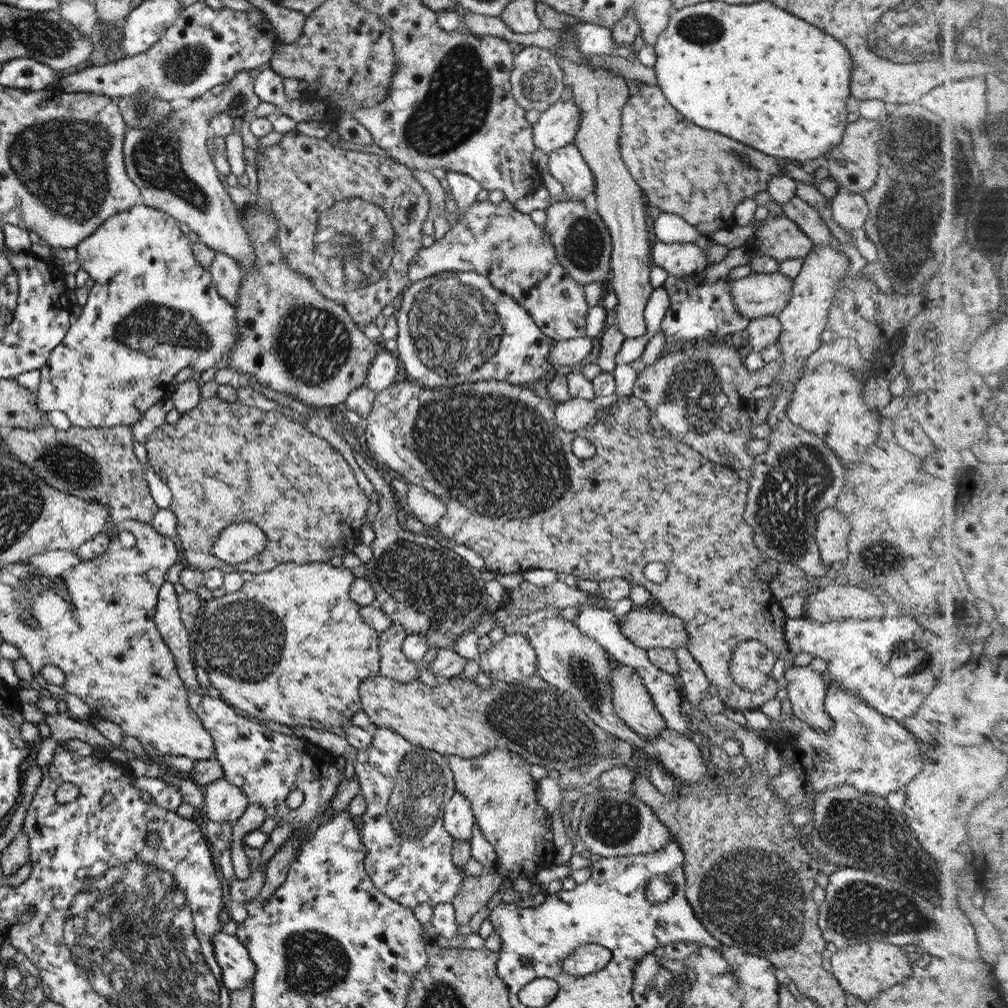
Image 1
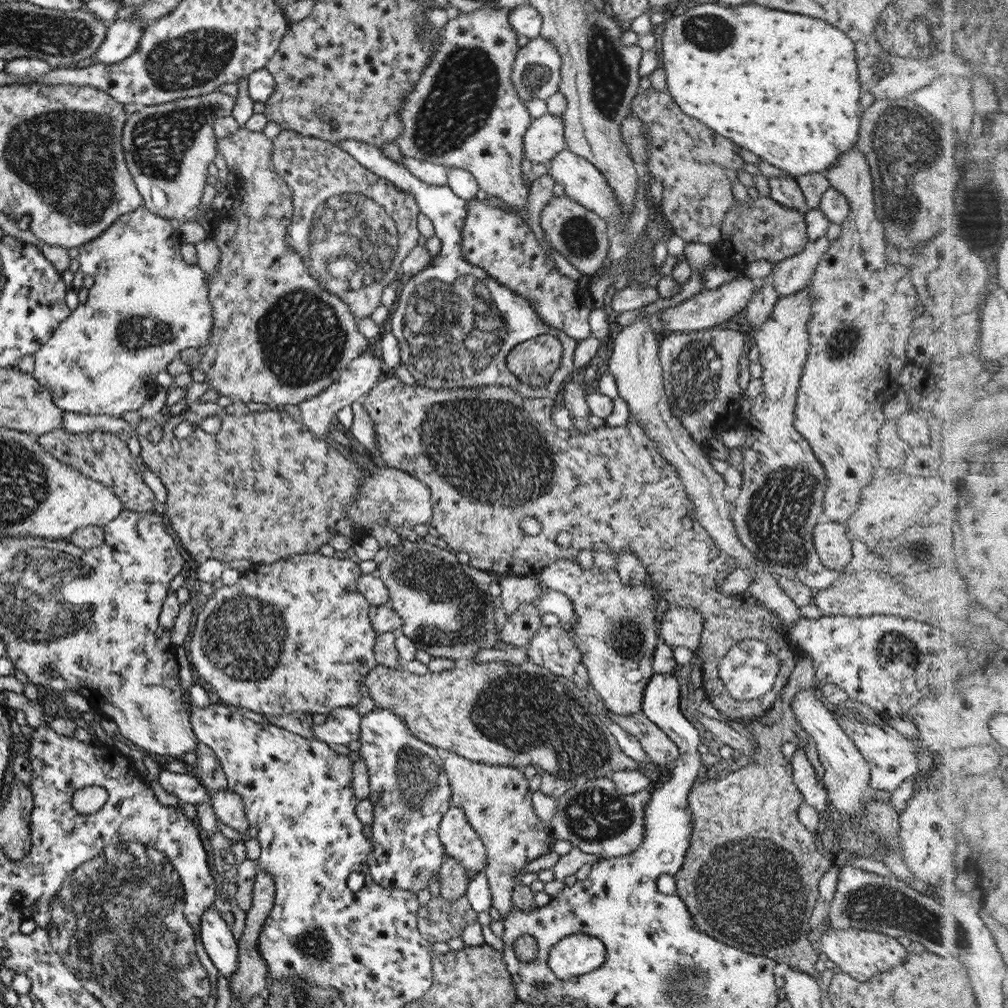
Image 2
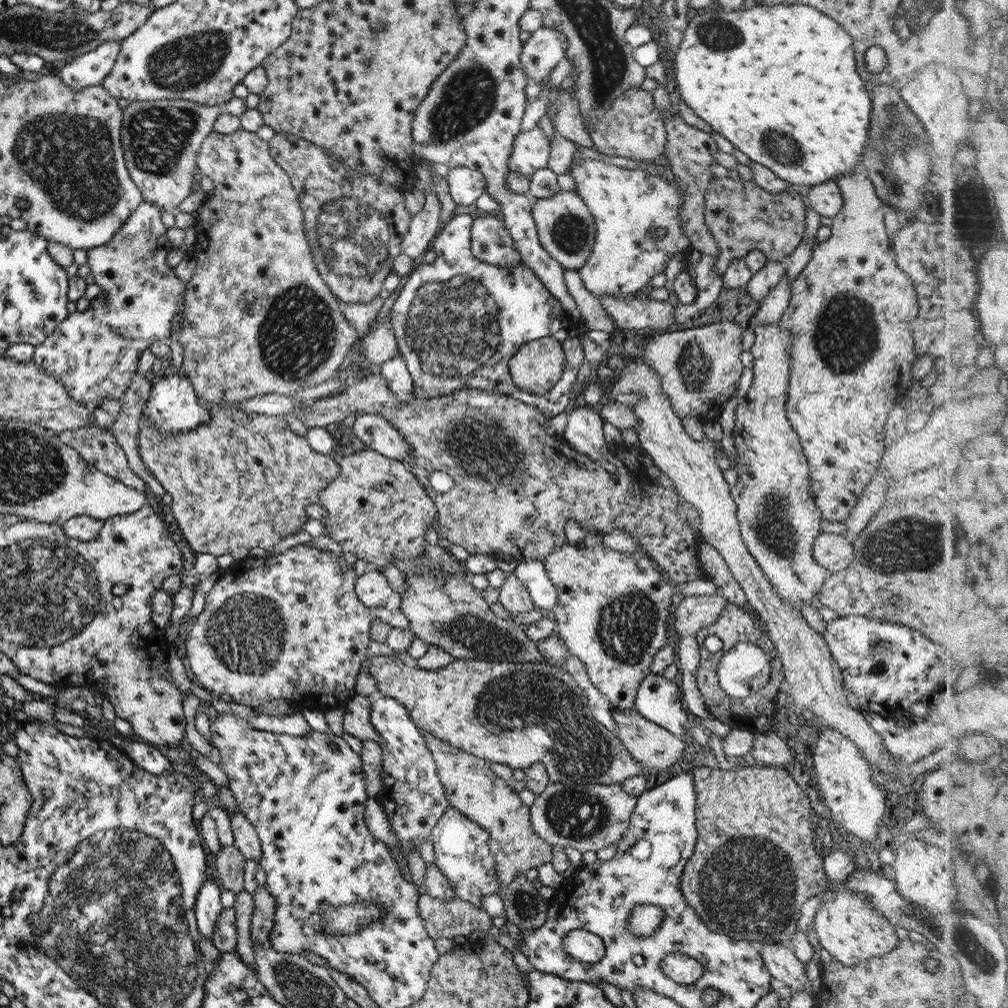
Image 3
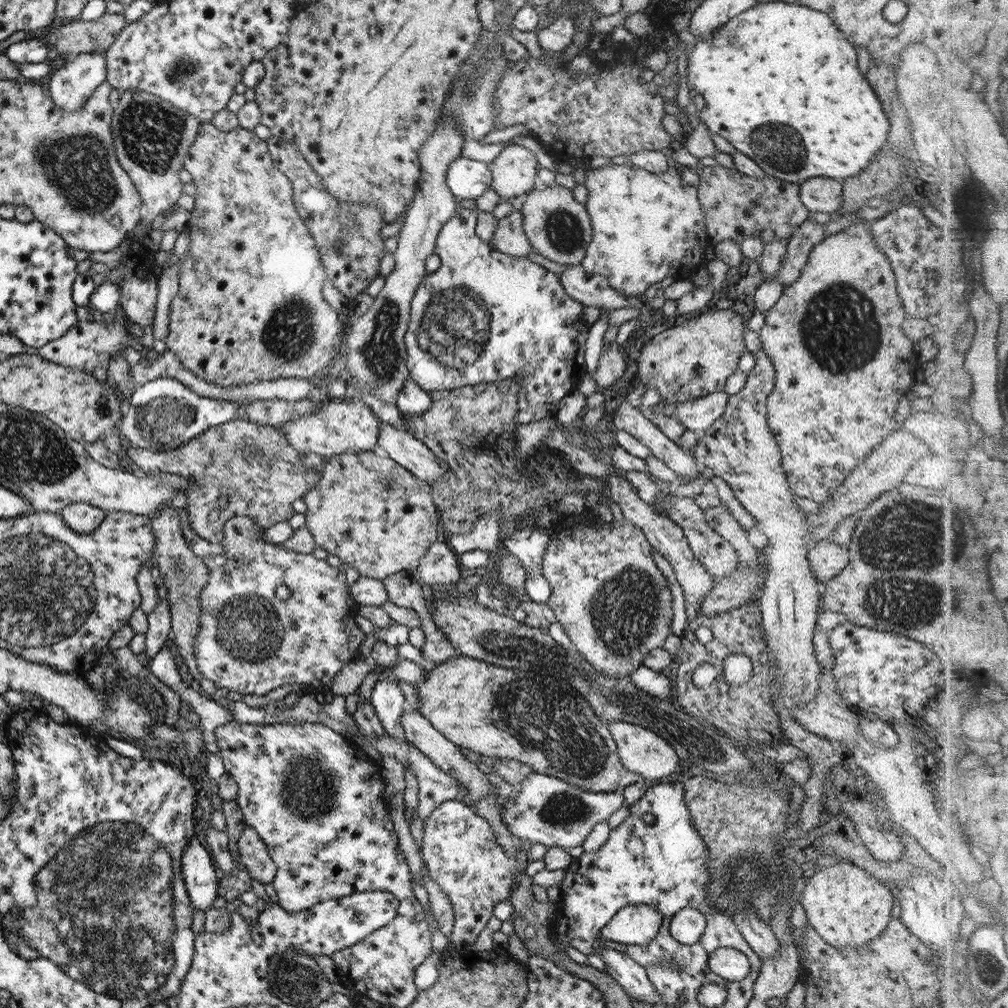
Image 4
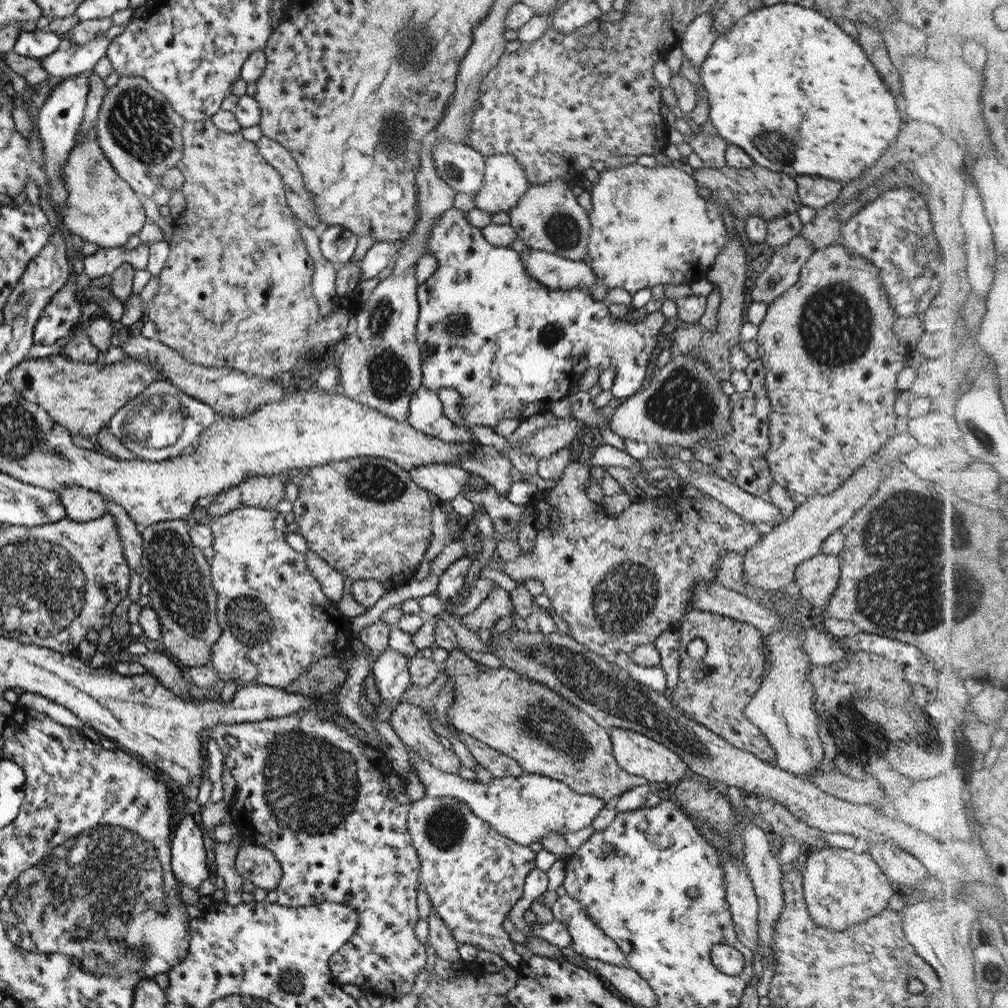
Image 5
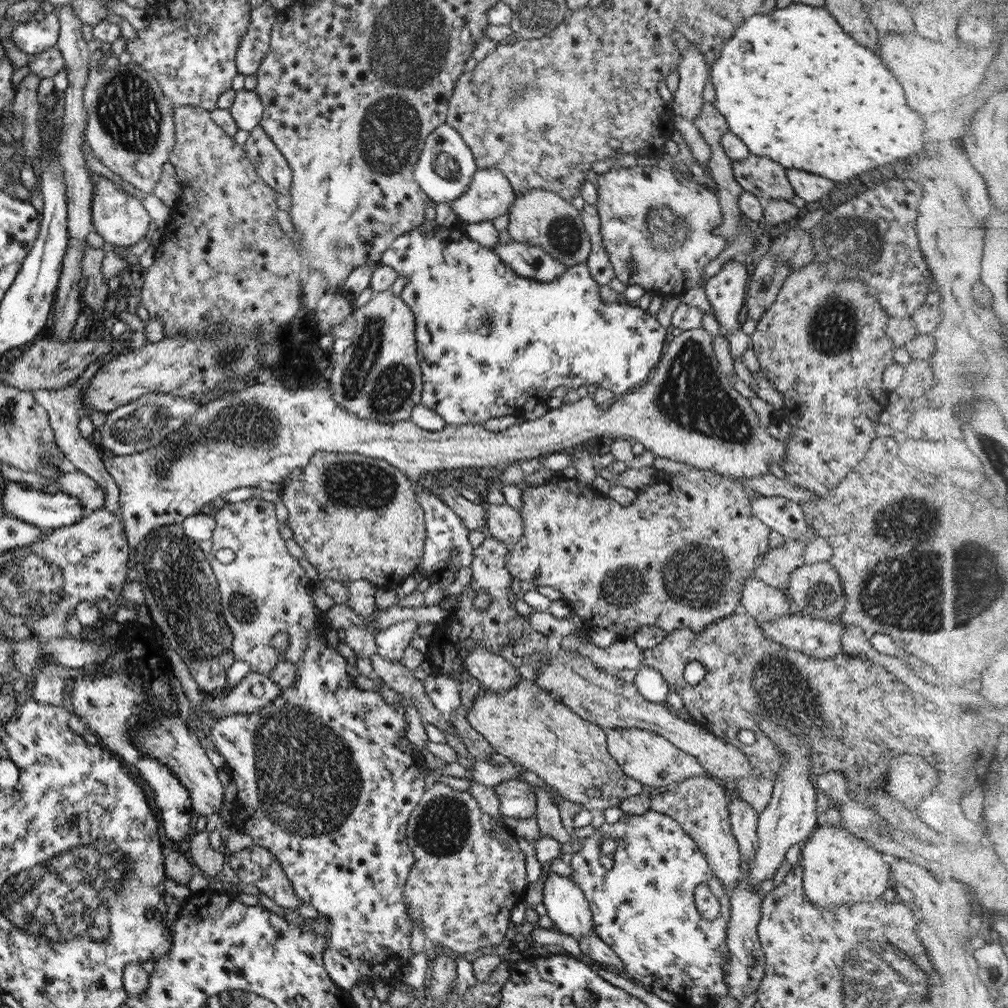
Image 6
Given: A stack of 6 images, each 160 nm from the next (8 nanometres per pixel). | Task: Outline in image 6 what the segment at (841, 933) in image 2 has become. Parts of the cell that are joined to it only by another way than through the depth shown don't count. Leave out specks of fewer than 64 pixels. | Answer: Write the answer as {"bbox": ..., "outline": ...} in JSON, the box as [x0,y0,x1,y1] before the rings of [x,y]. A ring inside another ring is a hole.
{"bbox":[799,825,891,911],"outline":[[[816,825],[799,850],[802,889],[808,901],[819,909],[833,911],[843,904],[873,902],[891,885],[888,859],[840,826]]]}

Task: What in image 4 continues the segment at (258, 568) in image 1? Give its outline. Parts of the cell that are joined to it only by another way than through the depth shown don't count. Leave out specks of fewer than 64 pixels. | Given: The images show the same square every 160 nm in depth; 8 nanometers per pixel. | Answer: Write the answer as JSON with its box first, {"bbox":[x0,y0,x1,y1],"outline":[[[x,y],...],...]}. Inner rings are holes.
{"bbox":[120,418,321,544],"outline":[[[236,418],[221,425],[209,428],[196,438],[180,444],[177,448],[156,451],[151,449],[138,449],[131,446],[126,450],[126,456],[120,460],[125,465],[129,459],[139,470],[147,474],[158,474],[168,472],[188,478],[194,485],[182,490],[182,506],[187,512],[188,523],[193,532],[210,544],[220,544],[223,540],[223,525],[234,516],[248,516],[260,528],[269,528],[276,522],[288,521],[294,511],[291,502],[302,498],[304,494],[313,488],[319,480],[321,467],[308,469],[303,467],[304,456],[291,446],[291,443],[281,436],[277,427],[259,426],[253,422],[247,422],[243,418]],[[248,448],[258,448],[262,452],[258,457],[250,453]]]}

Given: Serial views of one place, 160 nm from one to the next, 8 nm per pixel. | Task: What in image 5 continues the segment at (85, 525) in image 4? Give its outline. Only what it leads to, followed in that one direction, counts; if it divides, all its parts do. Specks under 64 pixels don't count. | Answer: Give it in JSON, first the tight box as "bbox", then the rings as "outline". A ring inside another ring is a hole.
{"bbox":[58,486,106,522],"outline":[[[82,486],[60,488],[58,499],[63,505],[65,516],[75,522],[89,522],[106,512],[105,502],[100,494]]]}

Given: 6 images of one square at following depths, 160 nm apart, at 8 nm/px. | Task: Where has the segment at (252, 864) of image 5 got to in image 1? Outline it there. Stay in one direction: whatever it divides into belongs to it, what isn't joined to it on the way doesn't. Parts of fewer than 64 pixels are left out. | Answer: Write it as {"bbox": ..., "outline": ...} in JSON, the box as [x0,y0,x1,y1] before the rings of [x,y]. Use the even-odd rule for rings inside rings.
{"bbox":[202,779,248,822],"outline":[[[224,779],[215,780],[202,788],[205,817],[209,821],[235,822],[248,804],[243,792]]]}

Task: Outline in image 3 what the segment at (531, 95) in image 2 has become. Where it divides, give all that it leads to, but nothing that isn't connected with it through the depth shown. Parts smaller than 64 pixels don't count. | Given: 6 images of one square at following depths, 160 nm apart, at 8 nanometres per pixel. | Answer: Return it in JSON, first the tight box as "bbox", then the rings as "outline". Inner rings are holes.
{"bbox":[519,26,566,85],"outline":[[[543,26],[538,28],[522,44],[519,55],[522,73],[539,85],[564,57],[566,48],[566,38],[558,30]]]}

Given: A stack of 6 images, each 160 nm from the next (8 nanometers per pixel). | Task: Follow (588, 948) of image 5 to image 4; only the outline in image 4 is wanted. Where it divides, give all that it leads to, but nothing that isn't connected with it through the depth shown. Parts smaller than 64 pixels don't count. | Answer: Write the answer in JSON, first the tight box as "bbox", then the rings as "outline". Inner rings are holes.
{"bbox":[595,946,665,1006],"outline":[[[604,946],[595,954],[604,962],[605,972],[617,982],[628,998],[665,1006],[659,993],[646,977],[645,969],[633,962],[626,954]]]}

